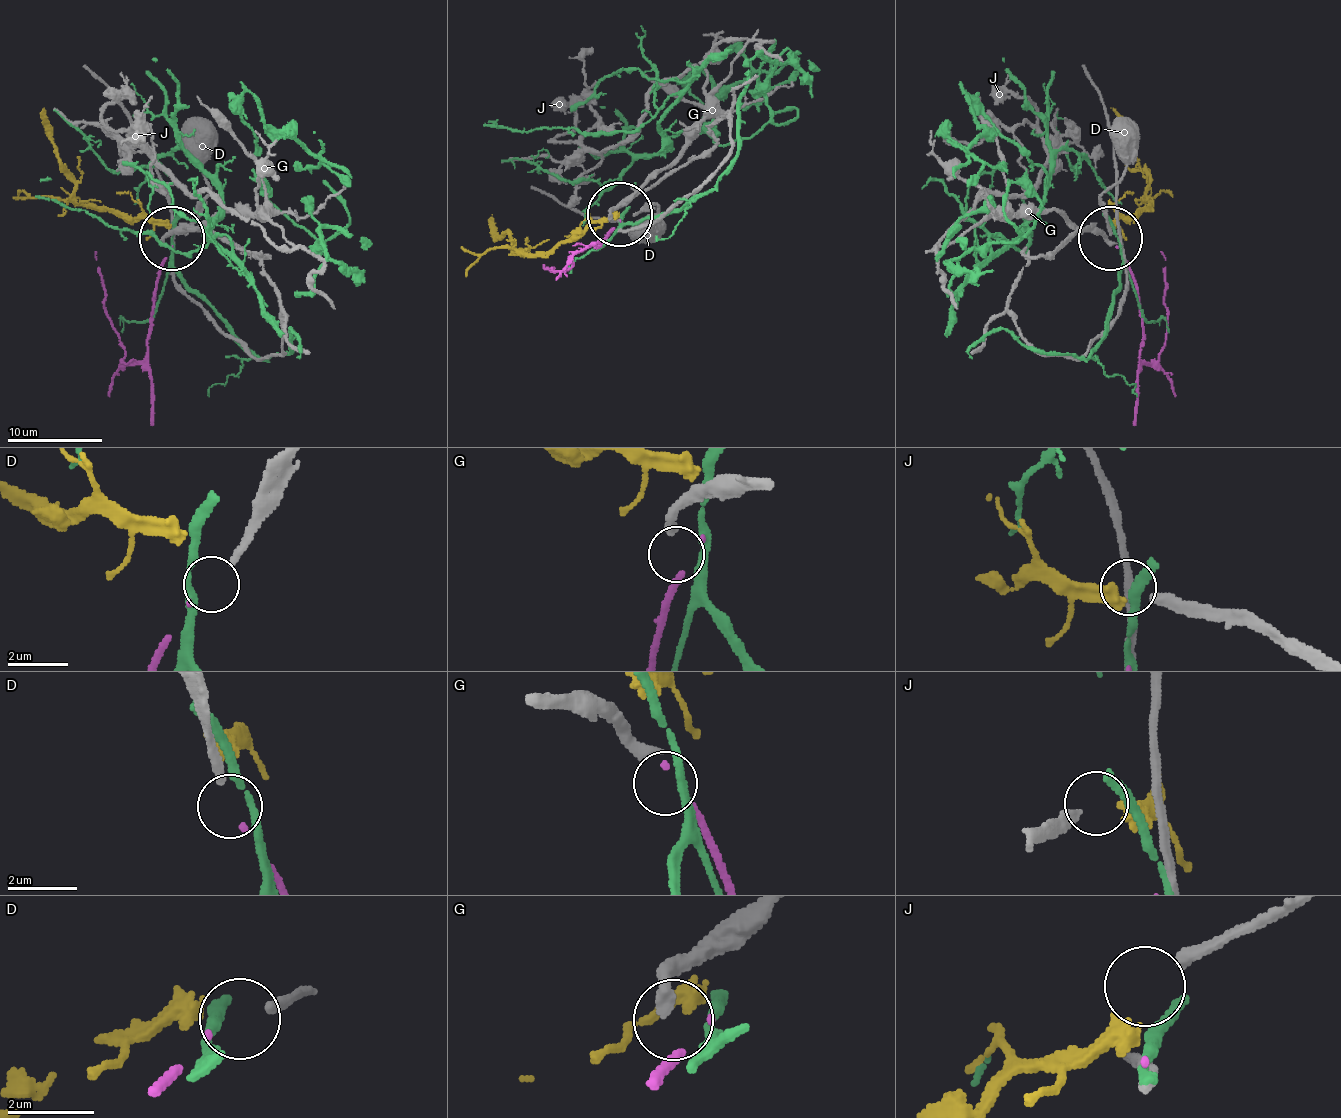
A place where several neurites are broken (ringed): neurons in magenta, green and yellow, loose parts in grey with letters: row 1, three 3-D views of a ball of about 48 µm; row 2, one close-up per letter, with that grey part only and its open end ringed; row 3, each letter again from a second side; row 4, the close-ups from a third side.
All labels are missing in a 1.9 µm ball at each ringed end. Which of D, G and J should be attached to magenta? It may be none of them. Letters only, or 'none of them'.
D

